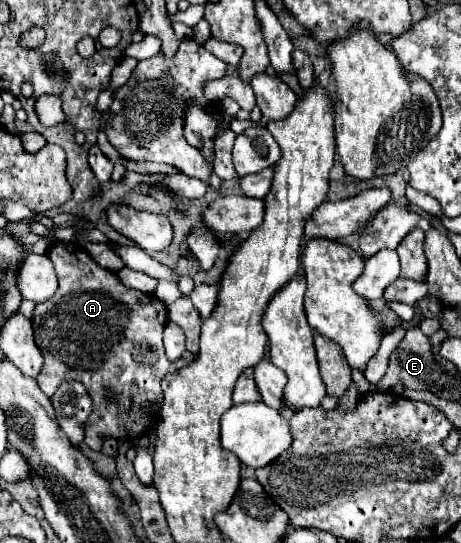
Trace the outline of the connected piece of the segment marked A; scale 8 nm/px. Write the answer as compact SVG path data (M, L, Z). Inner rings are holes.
M56 242L48 250L50 260L54 262L60 288L54 294L54 298L42 302L34 310L34 340L38 348L44 354L44 368L38 376L38 386L46 396L52 396L54 390L58 390L62 380L80 380L88 394L94 398L94 412L88 418L88 426L98 424L98 442L86 442L92 450L100 452L106 438L116 440L134 440L138 436L146 436L154 424L158 422L158 408L162 404L162 390L160 380L176 372L182 366L188 366L194 362L194 354L184 354L178 362L168 362L162 346L162 330L168 322L166 306L156 298L154 294L144 294L132 288L126 288L116 272L102 268L98 262L90 258L86 248L76 242ZM106 390L112 390L116 396L116 402L106 402L104 394Z

